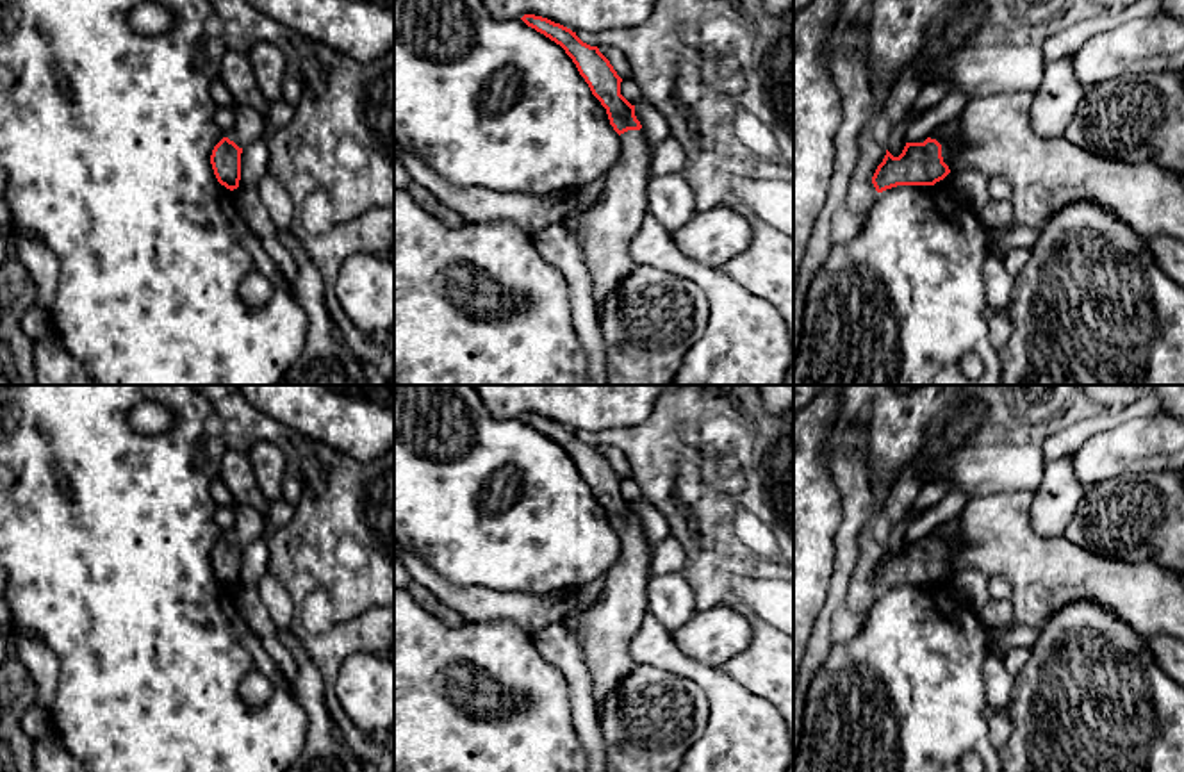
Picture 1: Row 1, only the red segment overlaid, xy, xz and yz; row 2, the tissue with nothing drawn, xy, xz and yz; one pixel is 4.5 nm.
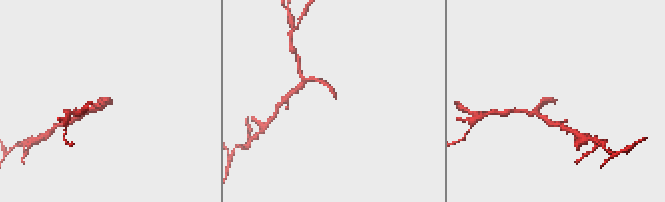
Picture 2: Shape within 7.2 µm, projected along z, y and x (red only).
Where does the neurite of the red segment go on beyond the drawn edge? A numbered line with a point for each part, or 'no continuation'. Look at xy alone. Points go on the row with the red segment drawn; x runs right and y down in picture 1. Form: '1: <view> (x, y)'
1: xy (250, 125)

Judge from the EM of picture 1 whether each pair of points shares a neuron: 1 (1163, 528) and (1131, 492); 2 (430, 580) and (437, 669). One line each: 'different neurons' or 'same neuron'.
1: same neuron
2: different neurons

